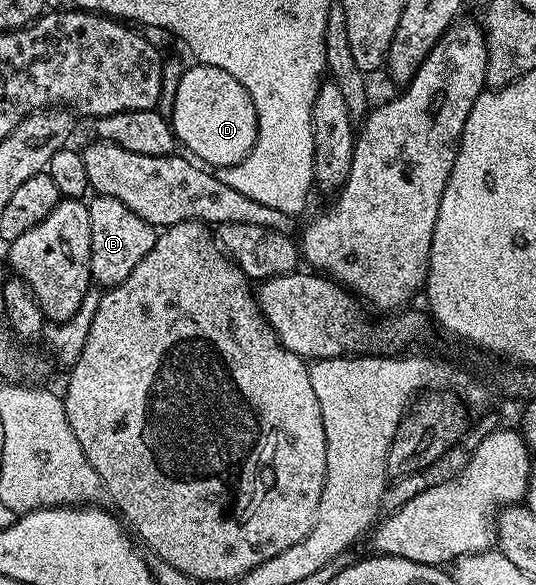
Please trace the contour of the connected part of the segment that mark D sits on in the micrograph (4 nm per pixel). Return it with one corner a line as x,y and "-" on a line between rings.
192,63
192,66
181,75
180,82
176,85
176,94
172,97
170,124
173,133
182,142
182,145
189,149
187,152
197,162
208,167
237,165
252,150
256,142
256,111
246,87
242,87
242,83
238,83
238,79
234,79
234,75
213,65

